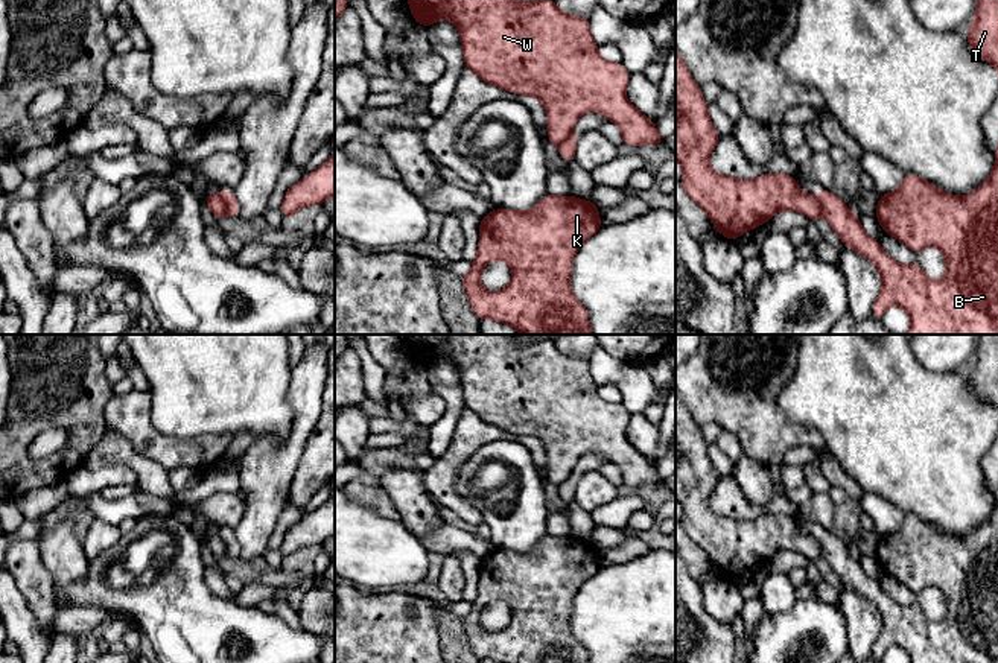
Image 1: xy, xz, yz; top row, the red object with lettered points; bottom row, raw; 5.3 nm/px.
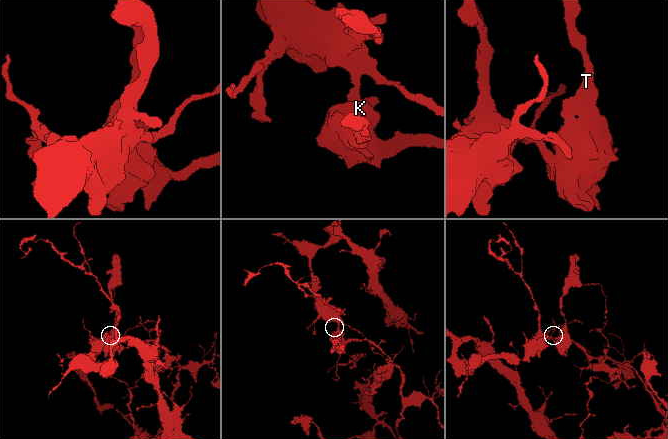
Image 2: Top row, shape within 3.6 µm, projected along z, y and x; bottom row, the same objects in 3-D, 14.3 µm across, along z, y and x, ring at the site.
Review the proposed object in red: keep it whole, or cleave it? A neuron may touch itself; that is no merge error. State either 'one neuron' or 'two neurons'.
two neurons

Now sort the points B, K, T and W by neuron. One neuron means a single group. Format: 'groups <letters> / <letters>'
groups B K T / W

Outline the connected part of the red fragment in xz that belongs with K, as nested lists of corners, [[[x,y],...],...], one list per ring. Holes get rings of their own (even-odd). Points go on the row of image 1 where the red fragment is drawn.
[[[546,195],[528,211],[494,208],[481,217],[478,254],[472,260],[472,269],[461,277],[467,300],[476,313],[484,319],[514,327],[522,335],[593,335],[587,309],[574,297],[571,289],[572,260],[583,243],[602,227],[598,205],[569,196]],[[493,260],[502,260],[511,268],[511,283],[497,292],[488,292],[481,286],[481,271]]]

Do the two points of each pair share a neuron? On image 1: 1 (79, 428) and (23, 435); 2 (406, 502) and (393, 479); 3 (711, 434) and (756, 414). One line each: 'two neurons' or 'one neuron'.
1: one neuron
2: one neuron
3: two neurons

